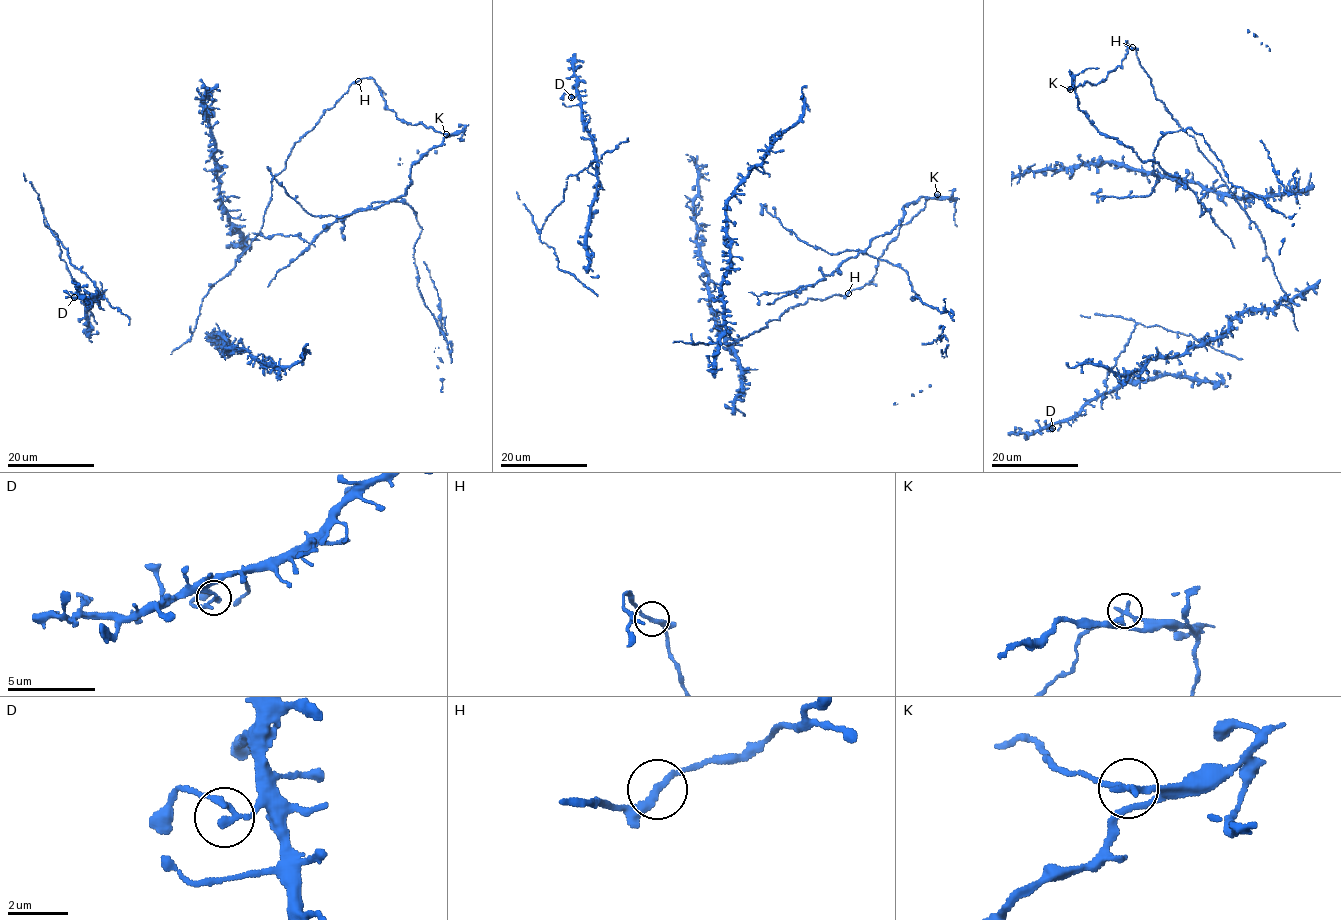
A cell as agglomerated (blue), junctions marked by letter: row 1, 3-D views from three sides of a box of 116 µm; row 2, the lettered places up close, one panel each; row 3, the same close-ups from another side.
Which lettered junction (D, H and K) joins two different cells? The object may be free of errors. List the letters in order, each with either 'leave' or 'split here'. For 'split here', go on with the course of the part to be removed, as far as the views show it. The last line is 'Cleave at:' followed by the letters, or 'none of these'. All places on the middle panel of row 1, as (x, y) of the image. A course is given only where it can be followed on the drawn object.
D: leave
H: leave
K: split here
Cleave at: K

